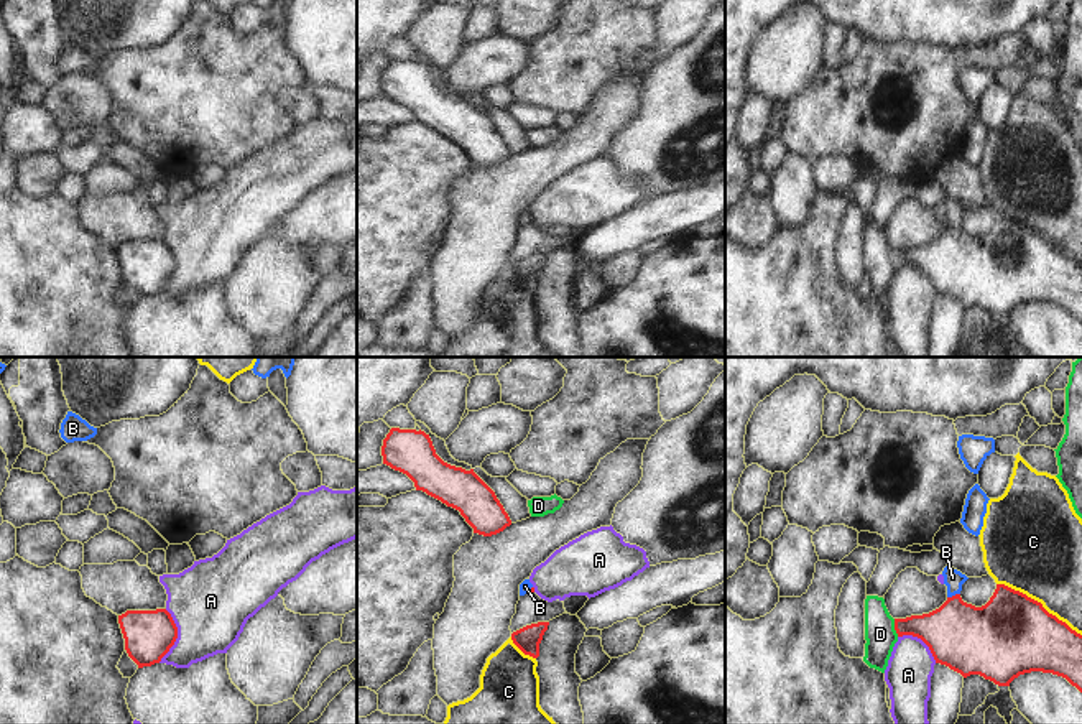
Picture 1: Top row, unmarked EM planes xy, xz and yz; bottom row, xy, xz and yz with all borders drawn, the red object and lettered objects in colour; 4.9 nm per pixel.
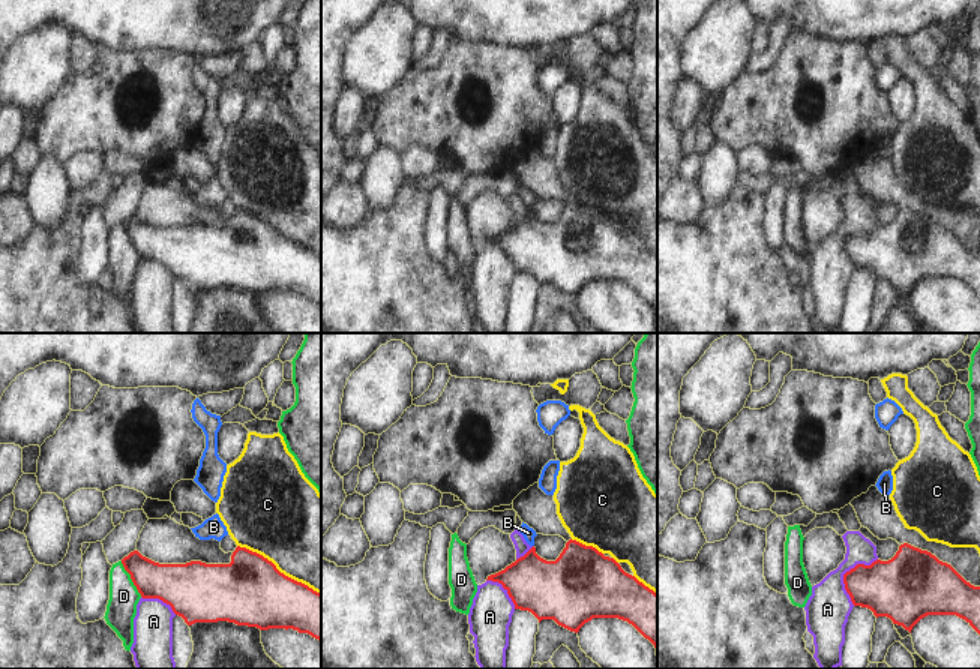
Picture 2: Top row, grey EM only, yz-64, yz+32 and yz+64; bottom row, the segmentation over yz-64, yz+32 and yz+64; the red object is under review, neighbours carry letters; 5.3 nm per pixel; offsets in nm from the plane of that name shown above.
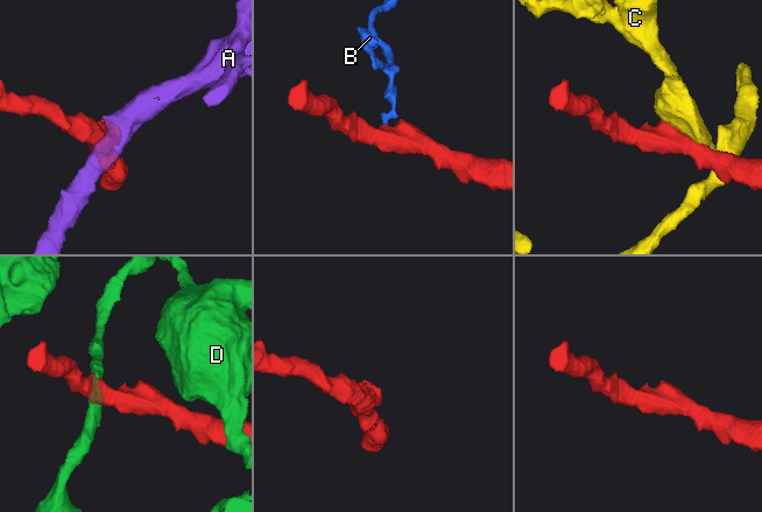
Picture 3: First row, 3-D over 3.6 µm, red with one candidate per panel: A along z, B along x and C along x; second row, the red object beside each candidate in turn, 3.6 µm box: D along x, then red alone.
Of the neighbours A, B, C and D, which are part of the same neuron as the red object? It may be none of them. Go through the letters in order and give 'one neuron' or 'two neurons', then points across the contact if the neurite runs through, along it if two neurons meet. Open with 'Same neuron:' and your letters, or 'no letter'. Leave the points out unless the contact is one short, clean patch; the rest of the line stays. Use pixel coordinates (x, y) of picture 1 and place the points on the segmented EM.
Same neuron: B
A: two neurons
B: one neuron; way yz (971, 640), (956, 626), (952, 596), (952, 578)
C: two neurons
D: two neurons; border yz (893, 619), (893, 629), (898, 635)

